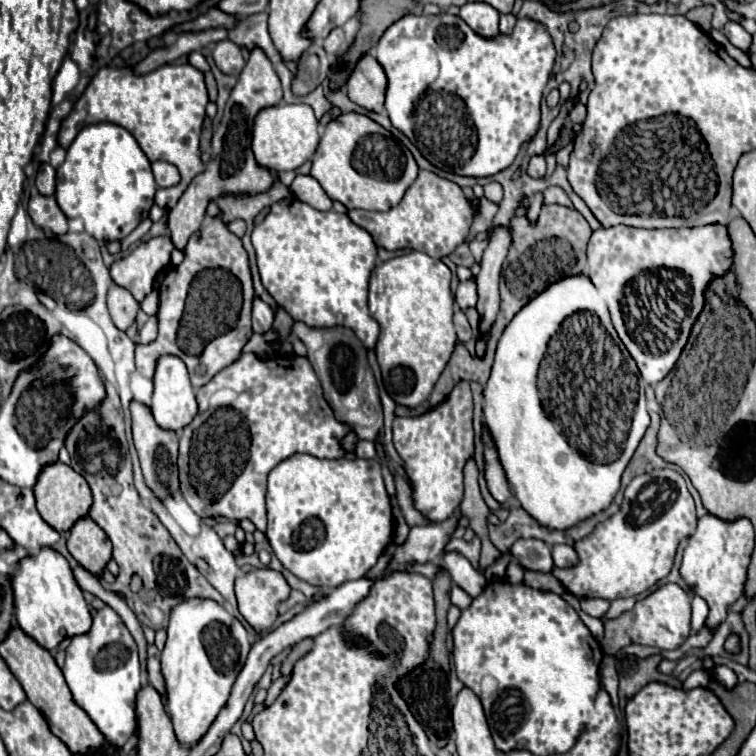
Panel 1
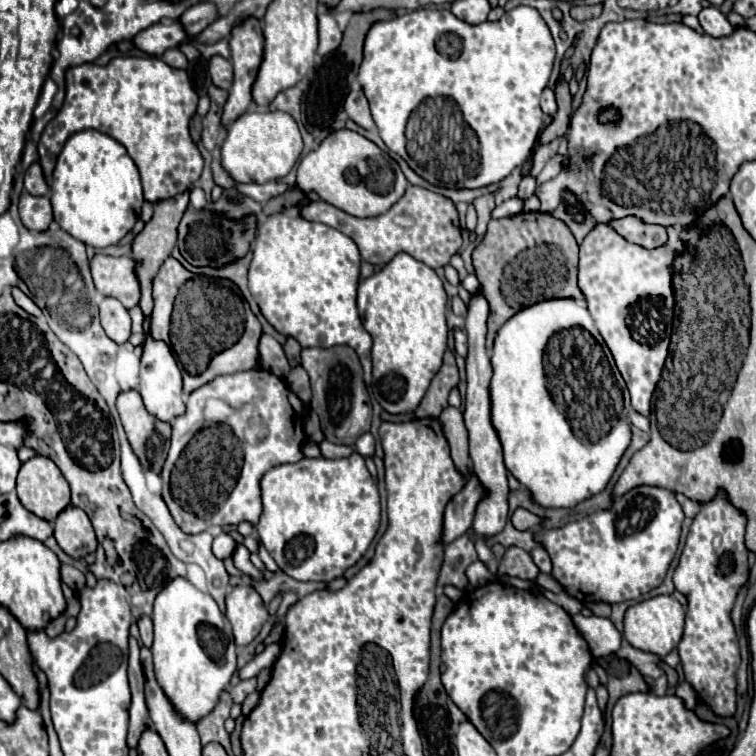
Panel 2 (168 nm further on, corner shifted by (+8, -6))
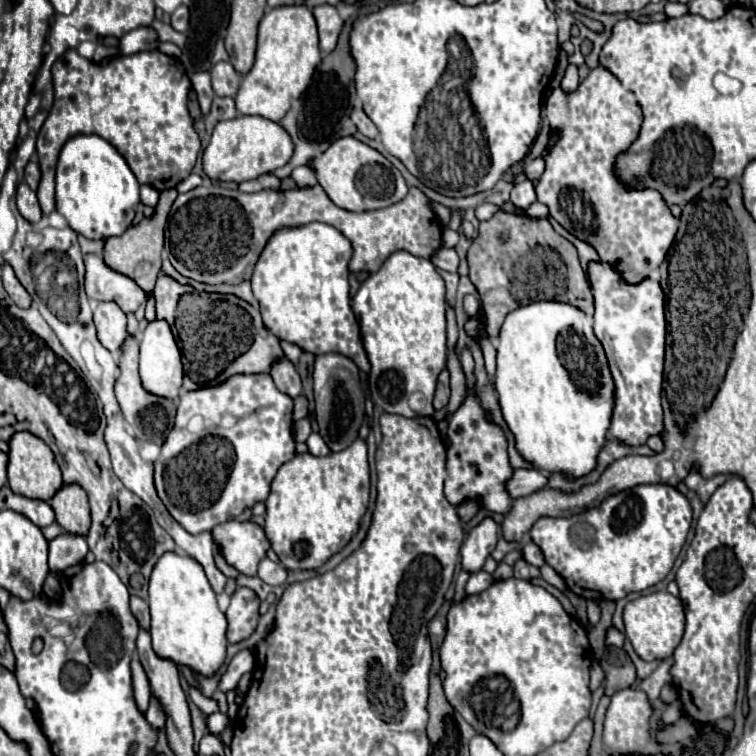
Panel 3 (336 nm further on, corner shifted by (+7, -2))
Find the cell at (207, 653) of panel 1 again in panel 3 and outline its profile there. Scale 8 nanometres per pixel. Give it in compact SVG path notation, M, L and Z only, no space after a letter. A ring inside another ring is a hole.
M174 552L164 554L158 560L158 566L154 566L154 574L150 576L150 614L152 614L152 626L150 626L150 634L152 634L152 648L154 652L164 658L164 660L172 660L176 666L186 666L192 668L192 672L210 678L214 676L224 660L226 660L226 616L220 612L218 602L216 602L216 594L210 588L210 582L206 580L206 574L202 570L202 566L198 566L198 562L182 558Z

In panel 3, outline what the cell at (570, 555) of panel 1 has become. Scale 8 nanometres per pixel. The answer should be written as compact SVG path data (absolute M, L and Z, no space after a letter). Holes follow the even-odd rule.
M528 542L526 546L524 546L524 550L522 550L522 554L524 554L524 558L526 558L526 562L530 562L530 564L534 564L534 566L544 566L544 556L542 556L542 550L534 544L534 542Z

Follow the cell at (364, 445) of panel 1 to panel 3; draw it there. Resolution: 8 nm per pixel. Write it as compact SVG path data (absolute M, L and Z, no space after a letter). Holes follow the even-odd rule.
M312 432L306 444L308 444L308 452L314 456L328 456L330 454L330 448L326 446L326 442L322 442L322 436L318 432Z

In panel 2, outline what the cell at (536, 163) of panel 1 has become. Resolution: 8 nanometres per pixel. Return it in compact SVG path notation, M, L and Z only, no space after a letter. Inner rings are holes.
M525 176L523 180L521 180L521 184L519 184L519 192L517 192L517 198L519 200L527 200L529 196L533 196L535 194L535 178L531 178L531 176Z

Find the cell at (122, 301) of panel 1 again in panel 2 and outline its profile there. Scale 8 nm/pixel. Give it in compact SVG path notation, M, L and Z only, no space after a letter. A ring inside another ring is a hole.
M103 298L99 304L99 316L101 316L101 326L105 334L117 342L125 344L131 334L131 318L125 306L117 298Z

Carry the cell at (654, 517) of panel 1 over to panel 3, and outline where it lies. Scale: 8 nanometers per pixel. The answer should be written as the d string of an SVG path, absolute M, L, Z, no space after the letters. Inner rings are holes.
M644 484L618 492L606 498L598 508L570 518L540 518L530 538L544 552L546 562L566 580L568 588L586 600L620 600L630 592L642 592L668 576L680 554L688 528L692 522L692 508L688 498L668 484Z

